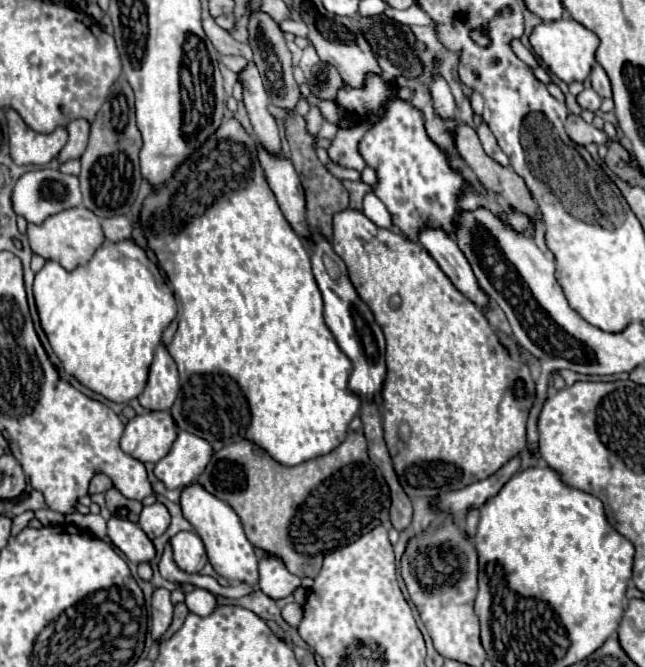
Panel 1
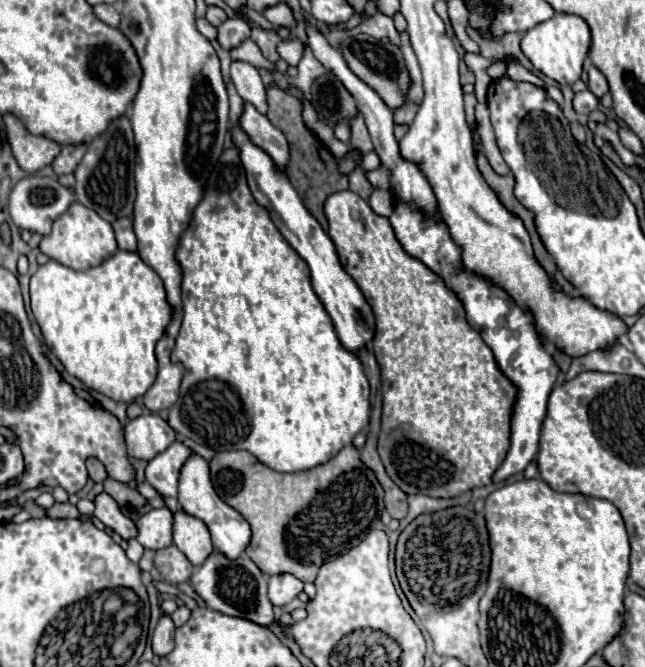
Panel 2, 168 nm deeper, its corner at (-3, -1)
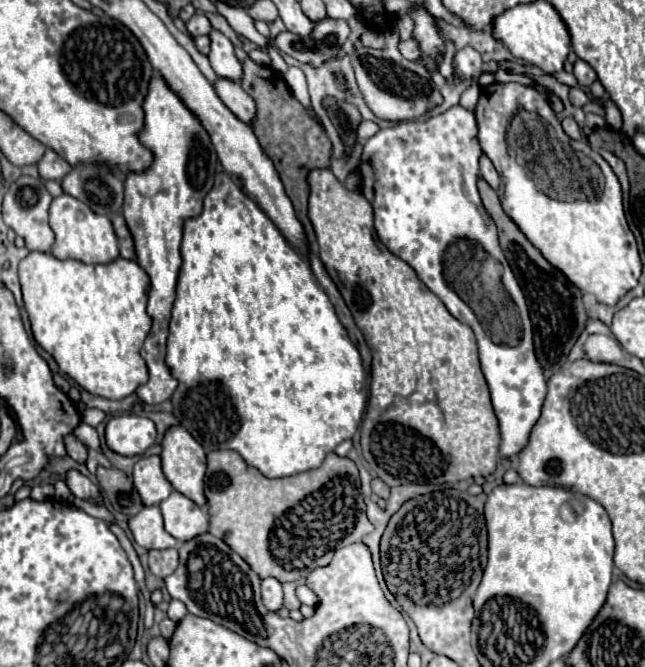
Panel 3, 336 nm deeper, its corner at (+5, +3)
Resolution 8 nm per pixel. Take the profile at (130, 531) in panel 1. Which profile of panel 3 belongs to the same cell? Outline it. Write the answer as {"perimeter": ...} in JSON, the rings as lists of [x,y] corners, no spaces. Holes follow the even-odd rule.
{"perimeter":[[[67,470],[65,472],[65,482],[67,482],[69,490],[77,498],[87,498],[87,500],[93,500],[93,502],[99,502],[101,500],[99,488],[87,476],[83,476],[79,470]]]}

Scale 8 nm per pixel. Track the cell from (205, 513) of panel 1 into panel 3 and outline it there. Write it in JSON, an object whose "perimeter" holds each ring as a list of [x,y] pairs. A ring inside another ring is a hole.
{"perimeter":[[[171,426],[163,436],[161,448],[161,466],[165,478],[173,484],[177,492],[185,494],[201,508],[207,508],[207,500],[203,494],[203,446],[183,426]]]}

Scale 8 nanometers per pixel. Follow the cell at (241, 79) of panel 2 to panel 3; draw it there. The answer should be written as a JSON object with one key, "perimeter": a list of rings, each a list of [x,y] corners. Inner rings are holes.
{"perimeter":[[[215,28],[209,32],[209,38],[211,38],[211,52],[209,52],[207,58],[209,58],[215,74],[221,76],[221,78],[241,82],[243,68],[241,68],[241,62],[237,60],[235,52],[233,52],[231,40]]]}

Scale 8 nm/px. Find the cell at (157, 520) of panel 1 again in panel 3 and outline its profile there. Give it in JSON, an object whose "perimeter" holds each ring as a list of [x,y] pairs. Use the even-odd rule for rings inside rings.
{"perimeter":[[[149,506],[143,508],[139,514],[135,514],[129,520],[131,532],[137,540],[137,544],[141,544],[147,550],[165,550],[165,548],[175,548],[177,540],[165,532],[163,528],[163,518],[161,518],[161,510],[157,506]]]}

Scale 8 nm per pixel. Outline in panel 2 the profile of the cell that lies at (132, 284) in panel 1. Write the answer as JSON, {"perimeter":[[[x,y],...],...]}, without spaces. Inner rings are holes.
{"perimeter":[[[117,250],[113,256],[109,256],[107,260],[103,260],[99,266],[93,266],[93,268],[89,268],[89,270],[81,270],[81,272],[79,272],[79,270],[73,270],[73,268],[67,268],[67,266],[55,262],[55,260],[49,260],[47,264],[39,266],[39,270],[31,276],[31,310],[33,310],[33,316],[35,316],[35,320],[37,320],[37,324],[39,324],[41,332],[43,332],[45,344],[47,344],[47,346],[51,348],[51,352],[61,360],[61,364],[65,366],[65,370],[67,370],[71,376],[79,378],[87,388],[97,390],[97,392],[109,396],[109,398],[115,400],[115,402],[127,402],[127,404],[129,404],[129,402],[133,402],[135,398],[143,396],[143,394],[149,390],[149,386],[153,384],[153,380],[155,380],[155,376],[157,376],[155,344],[157,344],[157,340],[163,336],[167,324],[171,322],[171,318],[173,318],[173,308],[171,308],[171,304],[167,302],[167,294],[165,294],[165,288],[163,288],[163,282],[161,282],[161,278],[159,278],[159,274],[157,274],[151,266],[147,266],[147,264],[139,258],[137,252],[123,252],[123,250]]]}

